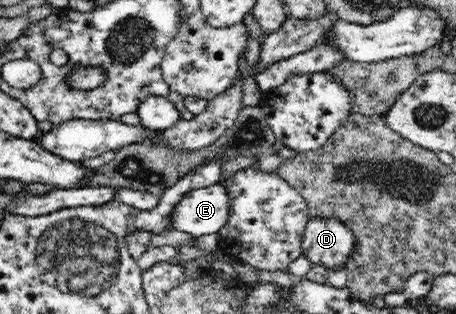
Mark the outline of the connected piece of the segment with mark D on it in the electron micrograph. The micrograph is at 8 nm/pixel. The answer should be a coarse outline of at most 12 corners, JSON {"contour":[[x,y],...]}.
{"contour":[[338,218],[308,219],[301,238],[312,264],[344,268],[358,241]]}

